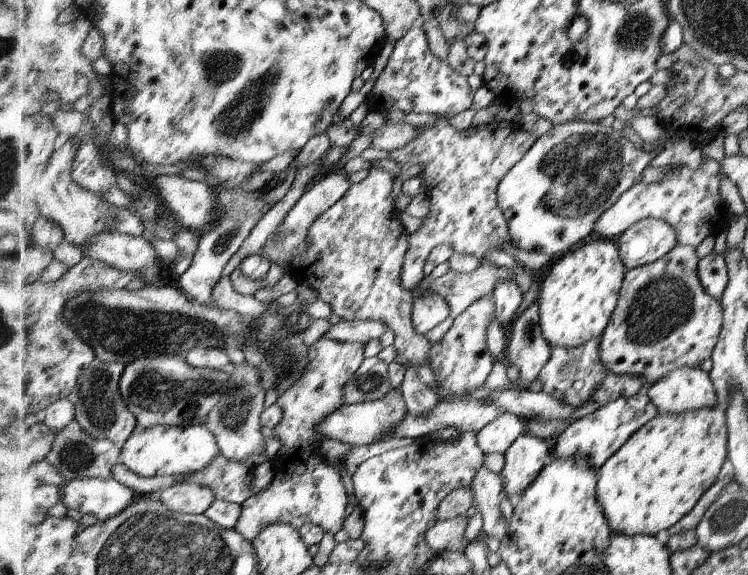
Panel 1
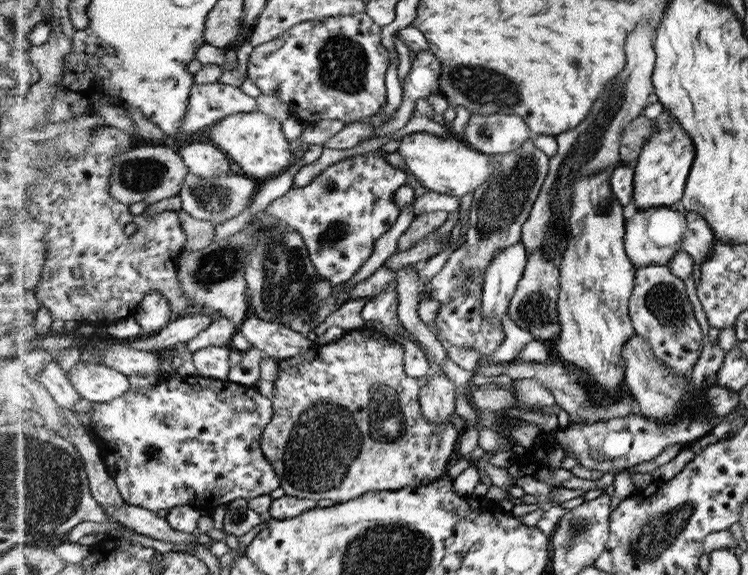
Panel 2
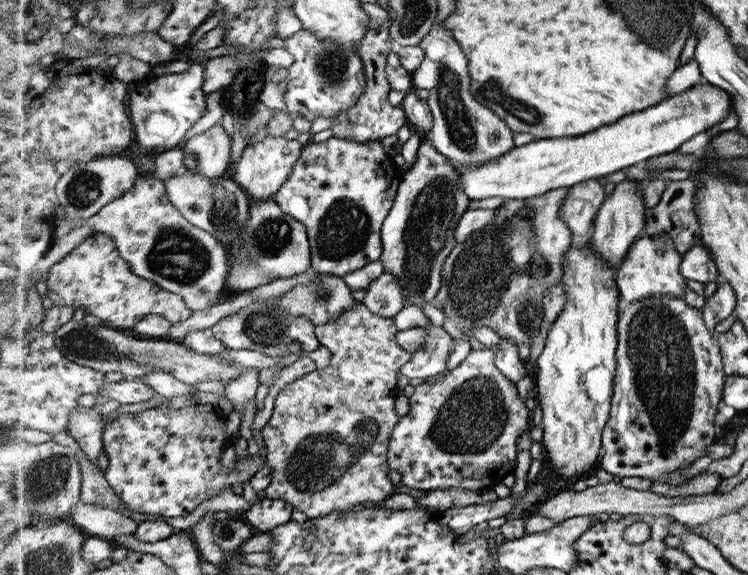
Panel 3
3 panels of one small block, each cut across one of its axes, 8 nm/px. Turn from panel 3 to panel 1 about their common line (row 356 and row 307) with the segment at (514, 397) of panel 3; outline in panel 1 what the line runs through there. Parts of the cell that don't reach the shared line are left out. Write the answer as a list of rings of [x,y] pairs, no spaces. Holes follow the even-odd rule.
[[[484,295],[476,299],[463,313],[460,313],[452,326],[437,343],[432,343],[428,349],[430,368],[434,379],[440,388],[438,401],[454,402],[465,400],[466,396],[482,387],[494,368],[494,357],[487,344],[487,332],[495,318],[495,304],[491,296]]]

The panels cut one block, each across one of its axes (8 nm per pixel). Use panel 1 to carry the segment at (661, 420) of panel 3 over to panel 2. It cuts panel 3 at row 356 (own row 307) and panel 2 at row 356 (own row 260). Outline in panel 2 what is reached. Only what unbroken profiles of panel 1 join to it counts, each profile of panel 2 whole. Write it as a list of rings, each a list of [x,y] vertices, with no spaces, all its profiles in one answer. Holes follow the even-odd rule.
[[[667,265],[643,266],[635,267],[635,279],[631,295],[628,302],[628,315],[635,326],[635,334],[638,337],[648,341],[654,357],[664,362],[664,365],[676,375],[689,375],[694,369],[696,362],[700,357],[700,342],[702,342],[702,328],[700,324],[694,320],[694,312],[692,312],[692,304],[688,302],[688,294],[684,288],[684,282],[680,280],[679,275],[672,274]]]

